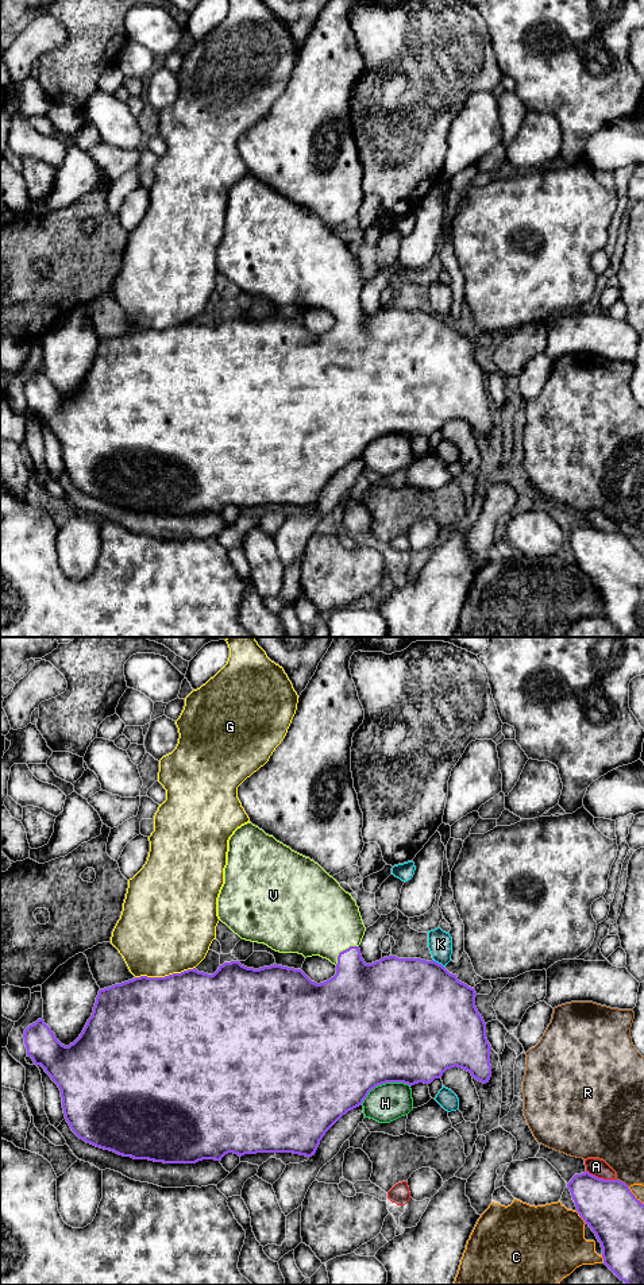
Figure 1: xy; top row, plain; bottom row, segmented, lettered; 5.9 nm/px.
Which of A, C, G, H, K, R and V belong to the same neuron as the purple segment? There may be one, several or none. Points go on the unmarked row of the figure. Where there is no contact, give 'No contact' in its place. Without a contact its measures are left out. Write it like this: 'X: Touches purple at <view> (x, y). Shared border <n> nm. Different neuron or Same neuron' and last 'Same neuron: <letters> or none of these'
A: Touches purple at xy (601, 531). Shared border 190 nm. Different neuron
C: Touches purple at xy (581, 568). Shared border 100 nm. Different neuron
G: Touches purple at xy (165, 328). Shared border 360 nm. Different neuron
H: Touches purple at xy (384, 435). Shared border 320 nm. Different neuron
K: Touches purple at xy (438, 315). Shared border 90 nm. Different neuron
R: Touches purple at xy (621, 533). Shared border 90 nm. Different neuron
V: Touches purple at xy (343, 303). Shared border 180 nm. Same neuron
Same neuron: V

